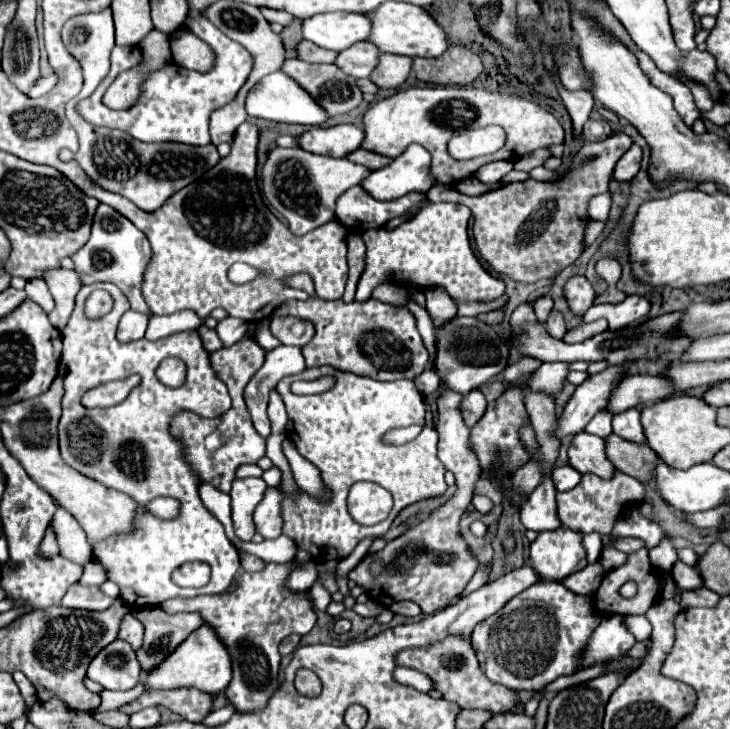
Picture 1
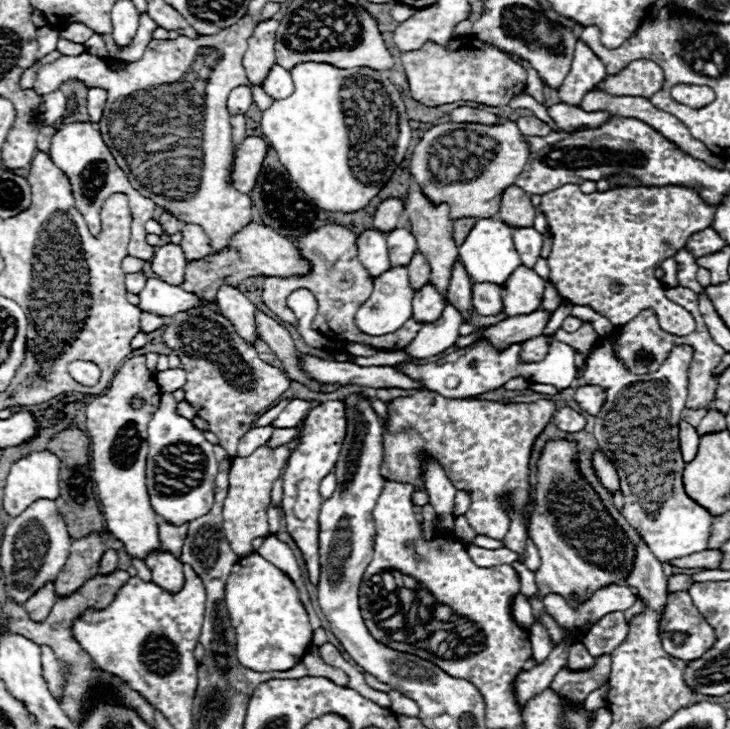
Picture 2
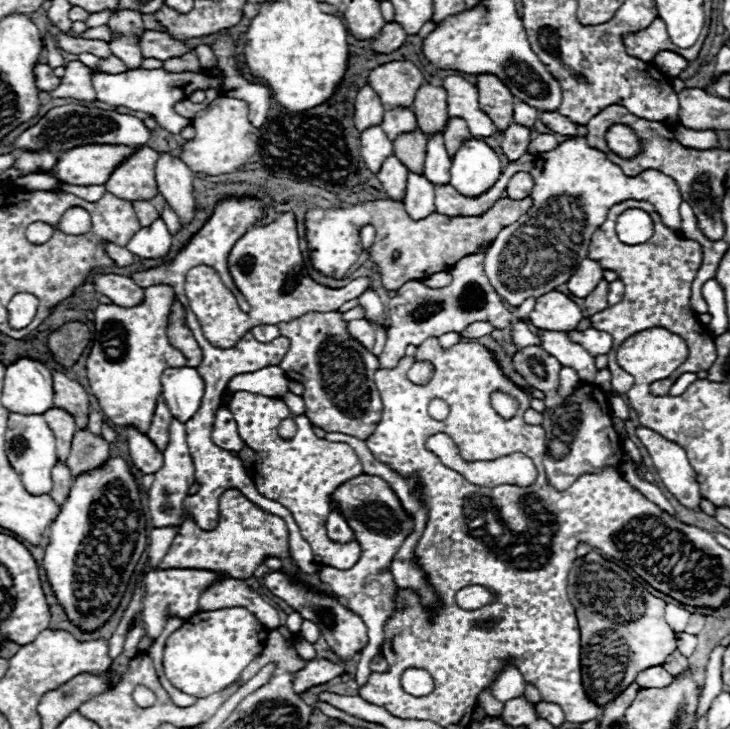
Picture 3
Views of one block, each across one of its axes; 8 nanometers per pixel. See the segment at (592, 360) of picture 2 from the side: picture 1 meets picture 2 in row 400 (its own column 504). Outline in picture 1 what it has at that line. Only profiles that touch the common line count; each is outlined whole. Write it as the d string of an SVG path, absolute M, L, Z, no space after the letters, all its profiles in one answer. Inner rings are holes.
M538 582L532 590L512 598L502 610L480 622L472 632L472 648L482 672L510 690L542 690L558 676L578 670L578 656L600 624L590 596L580 596L560 582Z

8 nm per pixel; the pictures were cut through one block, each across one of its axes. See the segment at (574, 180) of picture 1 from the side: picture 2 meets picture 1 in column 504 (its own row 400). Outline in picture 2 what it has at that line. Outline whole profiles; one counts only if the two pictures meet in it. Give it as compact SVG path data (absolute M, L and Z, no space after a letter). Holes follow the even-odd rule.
M200 308L202 312L178 312L166 322L162 340L168 348L174 350L174 354L180 358L182 368L186 370L186 384L184 384L184 400L194 406L196 416L200 416L210 432L216 434L218 444L230 452L230 456L236 456L238 440L254 426L256 418L262 410L272 406L290 386L290 378L280 368L274 368L266 362L262 362L252 346L248 346L232 328L232 324L218 312L210 308Z

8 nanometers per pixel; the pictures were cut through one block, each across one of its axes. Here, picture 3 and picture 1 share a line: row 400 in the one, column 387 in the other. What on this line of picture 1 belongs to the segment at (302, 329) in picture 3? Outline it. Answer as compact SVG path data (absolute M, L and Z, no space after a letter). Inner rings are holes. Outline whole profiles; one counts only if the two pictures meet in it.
M310 296L308 300L288 300L280 304L276 314L298 316L314 324L316 334L310 344L302 348L308 368L328 364L336 370L368 376L382 382L400 378L414 380L426 368L428 352L416 328L416 318L408 308L394 308L374 298L362 304L346 304L342 300L322 300L318 296Z

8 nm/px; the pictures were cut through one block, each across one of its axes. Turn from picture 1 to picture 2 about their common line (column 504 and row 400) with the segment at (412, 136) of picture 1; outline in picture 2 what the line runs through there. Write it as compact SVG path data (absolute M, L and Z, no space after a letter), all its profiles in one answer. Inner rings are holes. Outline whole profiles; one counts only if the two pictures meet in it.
M134 356L124 362L124 366L116 372L112 378L112 384L106 388L106 392L94 402L88 404L86 408L86 428L88 436L92 442L92 480L96 482L98 498L102 504L102 514L104 514L104 524L106 530L118 538L124 544L124 550L130 558L140 558L146 560L146 556L152 550L160 548L160 538L158 538L158 516L150 506L150 498L146 492L146 452L148 452L148 440L146 440L146 428L150 418L160 406L160 388L152 374L146 368L146 358L144 356ZM132 398L142 398L144 406L142 408L132 408Z

